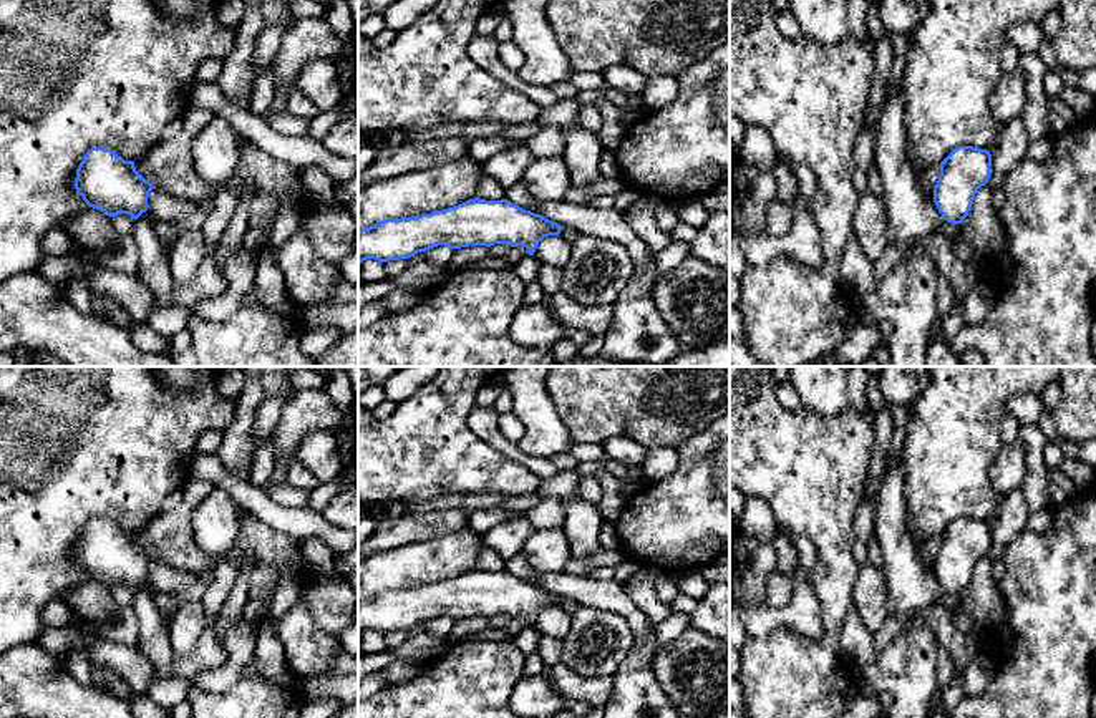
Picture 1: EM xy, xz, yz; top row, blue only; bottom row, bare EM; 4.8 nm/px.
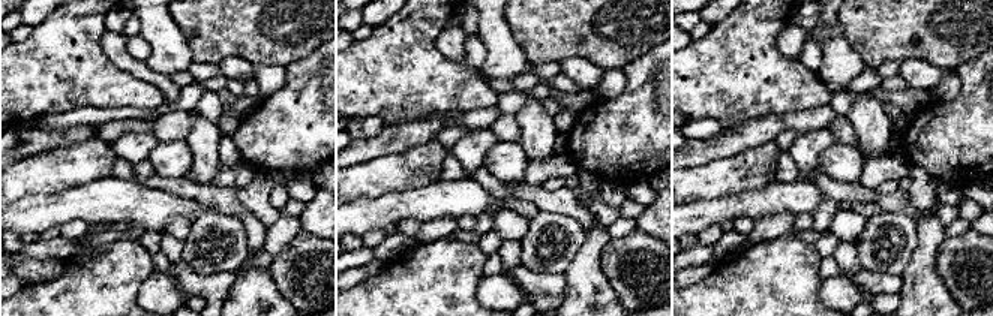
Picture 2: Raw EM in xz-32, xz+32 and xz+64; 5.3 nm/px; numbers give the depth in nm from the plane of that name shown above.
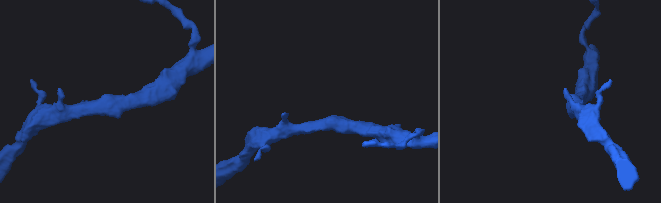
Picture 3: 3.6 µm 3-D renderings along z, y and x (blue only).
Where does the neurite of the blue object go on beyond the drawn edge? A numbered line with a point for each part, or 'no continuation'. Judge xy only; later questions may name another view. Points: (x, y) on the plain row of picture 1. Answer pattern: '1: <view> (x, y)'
1: xy (166, 579)

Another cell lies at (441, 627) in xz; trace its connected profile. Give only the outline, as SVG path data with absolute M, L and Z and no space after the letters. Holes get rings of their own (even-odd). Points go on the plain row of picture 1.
M438 617L424 623L424 630L434 637L449 637L454 622L448 617Z

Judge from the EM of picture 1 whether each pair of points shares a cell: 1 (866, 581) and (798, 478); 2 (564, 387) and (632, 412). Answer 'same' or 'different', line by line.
1: different
2: same

